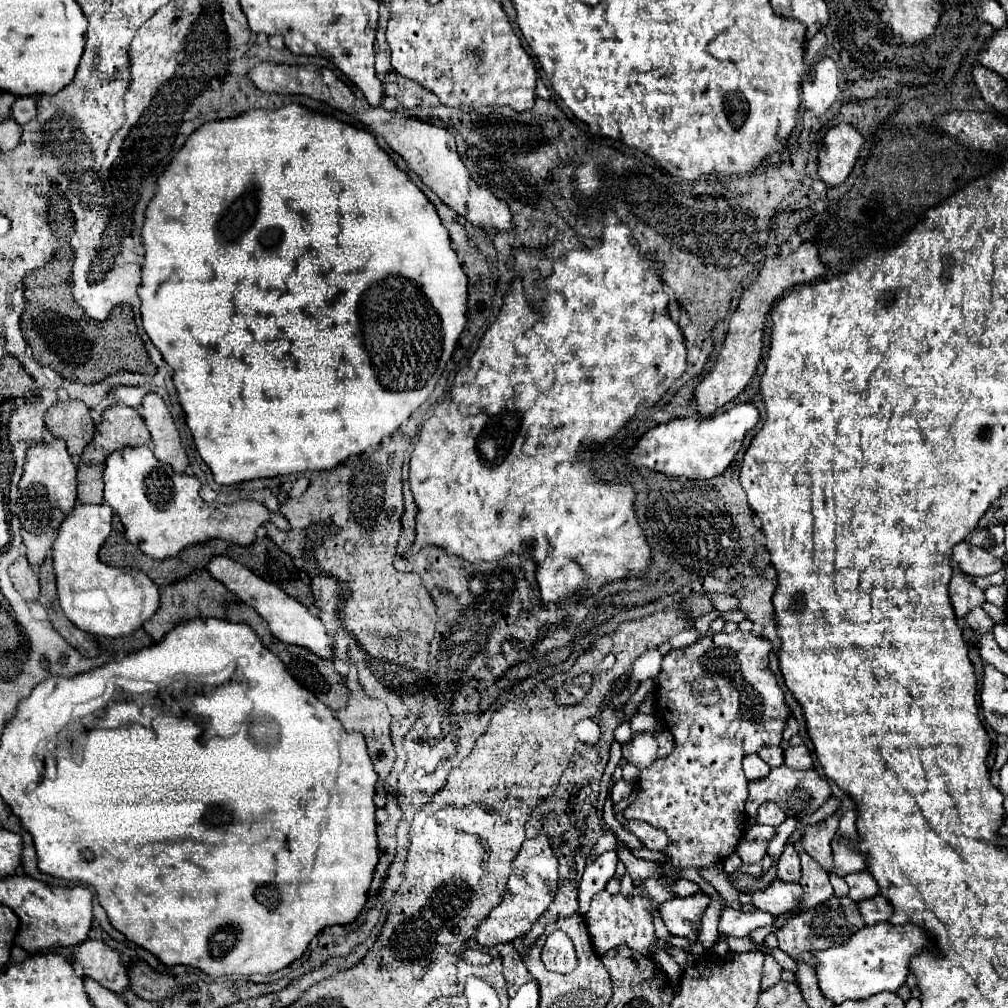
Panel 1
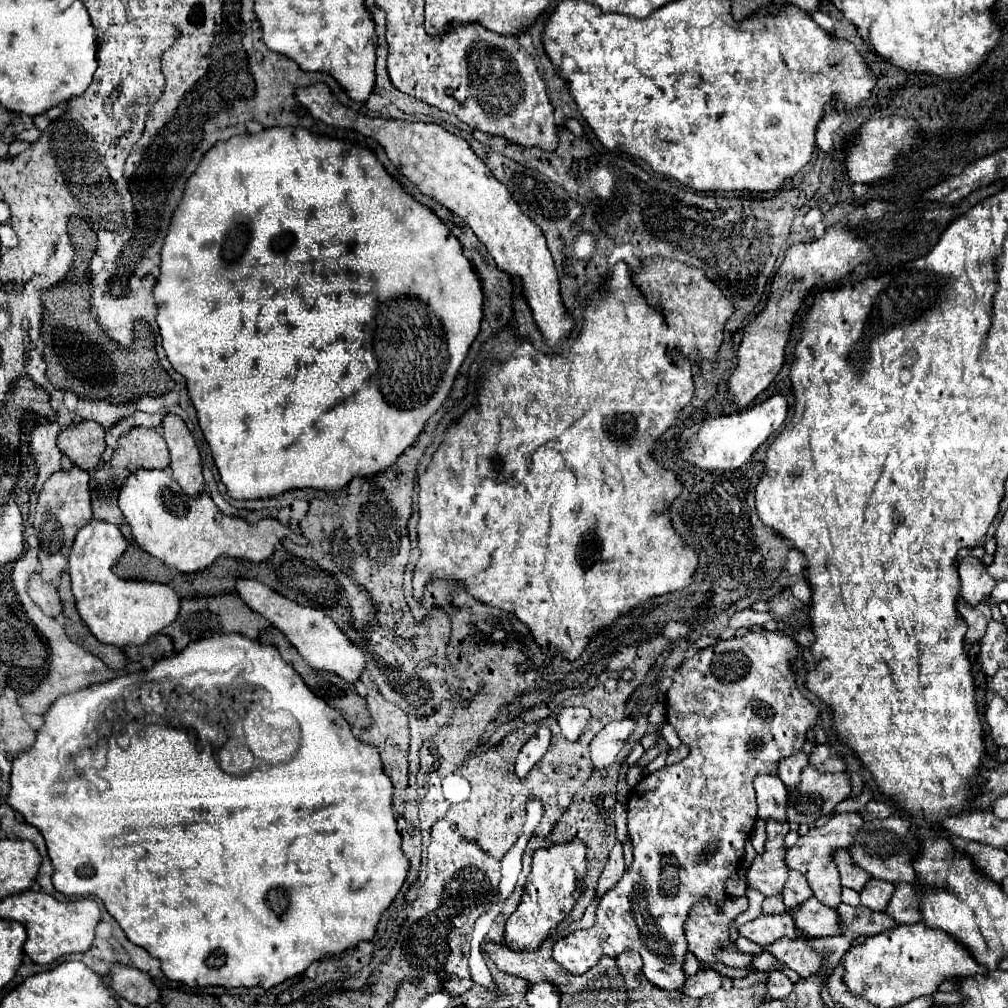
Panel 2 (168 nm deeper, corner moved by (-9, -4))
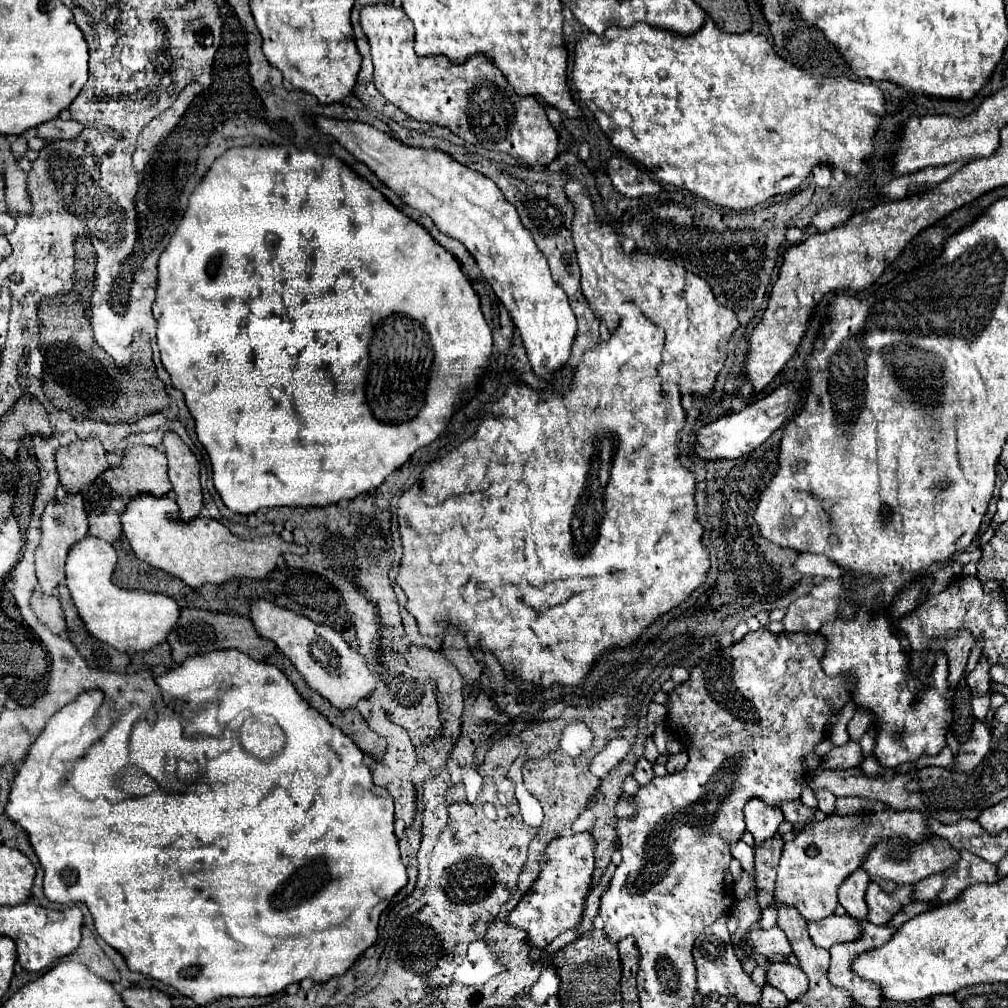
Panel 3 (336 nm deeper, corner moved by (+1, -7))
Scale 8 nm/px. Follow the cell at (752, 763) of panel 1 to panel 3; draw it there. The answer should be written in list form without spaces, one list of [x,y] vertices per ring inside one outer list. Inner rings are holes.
[[[757,798],[749,800],[749,804],[745,806],[745,824],[747,824],[747,830],[753,834],[757,846],[761,842],[773,838],[773,834],[777,834],[777,828],[781,822],[783,822],[781,810],[771,808]]]

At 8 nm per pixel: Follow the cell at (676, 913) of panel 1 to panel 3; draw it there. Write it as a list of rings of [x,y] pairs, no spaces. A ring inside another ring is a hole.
[[[727,916],[717,918],[709,928],[703,930],[703,934],[697,938],[693,948],[693,958],[697,966],[697,992],[707,996],[719,996],[719,998],[735,998],[739,1004],[759,1004],[761,1000],[761,988],[753,984],[751,976],[743,972],[739,958],[735,956],[731,934],[727,930]]]

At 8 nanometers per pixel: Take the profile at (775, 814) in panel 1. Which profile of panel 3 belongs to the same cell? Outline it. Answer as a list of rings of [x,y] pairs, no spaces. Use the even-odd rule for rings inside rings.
[[[775,834],[771,840],[755,846],[755,868],[757,868],[757,902],[765,910],[773,904],[773,890],[775,890],[775,876],[777,864],[783,852],[783,840]]]

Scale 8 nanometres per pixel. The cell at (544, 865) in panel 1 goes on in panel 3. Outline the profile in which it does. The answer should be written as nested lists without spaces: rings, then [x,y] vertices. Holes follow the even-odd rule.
[[[589,832],[555,838],[541,858],[541,874],[533,888],[521,898],[517,908],[509,914],[507,922],[529,934],[529,944],[543,950],[559,934],[569,928],[579,928],[585,910],[585,898],[591,888],[595,858],[593,836]]]

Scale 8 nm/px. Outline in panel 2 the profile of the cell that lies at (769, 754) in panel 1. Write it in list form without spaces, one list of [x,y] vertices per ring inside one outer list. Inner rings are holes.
[[[795,753],[795,755],[789,755],[787,759],[779,761],[779,777],[785,783],[785,787],[799,785],[799,773],[803,767],[807,767],[805,753]]]

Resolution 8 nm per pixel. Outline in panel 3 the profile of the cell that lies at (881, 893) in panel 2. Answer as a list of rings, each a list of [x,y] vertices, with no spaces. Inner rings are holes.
[[[869,882],[865,900],[869,906],[869,922],[885,926],[901,910],[901,906],[913,902],[913,886],[897,886],[891,894],[887,894],[877,884]]]

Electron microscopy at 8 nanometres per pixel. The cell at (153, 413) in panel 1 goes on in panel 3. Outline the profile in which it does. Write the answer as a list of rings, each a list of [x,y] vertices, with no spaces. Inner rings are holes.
[[[165,432],[163,436],[165,454],[169,458],[169,478],[177,504],[181,508],[181,518],[193,520],[203,508],[203,492],[199,484],[199,462],[189,446],[175,434]]]

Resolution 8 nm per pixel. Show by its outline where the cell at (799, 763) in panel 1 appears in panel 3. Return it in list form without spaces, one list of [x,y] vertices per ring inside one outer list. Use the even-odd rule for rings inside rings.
[[[849,740],[845,746],[833,748],[823,760],[829,770],[847,770],[847,768],[855,768],[863,762],[863,752],[857,742]]]

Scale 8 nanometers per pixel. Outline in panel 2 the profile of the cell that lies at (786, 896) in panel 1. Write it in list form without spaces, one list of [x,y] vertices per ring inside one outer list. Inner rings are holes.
[[[815,897],[807,899],[807,903],[801,903],[791,913],[795,927],[811,937],[827,937],[837,935],[839,931],[839,919],[837,911],[831,907],[825,907]]]

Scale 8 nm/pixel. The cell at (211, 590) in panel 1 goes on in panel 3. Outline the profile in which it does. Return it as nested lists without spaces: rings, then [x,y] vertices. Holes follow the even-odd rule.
[[[181,610],[181,618],[175,626],[175,630],[167,638],[171,646],[171,654],[175,664],[181,664],[189,656],[197,654],[207,654],[213,650],[239,650],[255,660],[265,660],[269,654],[277,652],[277,646],[271,640],[265,640],[257,634],[253,628],[251,620],[243,616],[231,616],[231,614],[221,614],[221,612],[207,612],[207,610]]]

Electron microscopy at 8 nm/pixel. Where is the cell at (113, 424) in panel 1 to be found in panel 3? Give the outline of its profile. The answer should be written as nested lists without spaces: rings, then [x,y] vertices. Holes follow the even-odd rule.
[[[131,446],[119,468],[109,468],[105,470],[85,492],[83,492],[83,502],[85,510],[89,516],[89,534],[93,538],[101,538],[107,542],[115,542],[121,538],[121,522],[117,518],[125,512],[125,506],[129,504],[131,498],[137,494],[153,494],[153,496],[169,496],[171,492],[171,482],[167,476],[167,456],[159,452],[157,448],[151,446]]]

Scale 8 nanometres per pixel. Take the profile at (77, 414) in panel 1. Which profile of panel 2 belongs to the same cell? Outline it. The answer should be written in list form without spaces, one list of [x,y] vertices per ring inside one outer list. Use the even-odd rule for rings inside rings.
[[[95,421],[65,425],[57,437],[57,445],[75,465],[93,469],[99,465],[105,451],[105,429]]]

